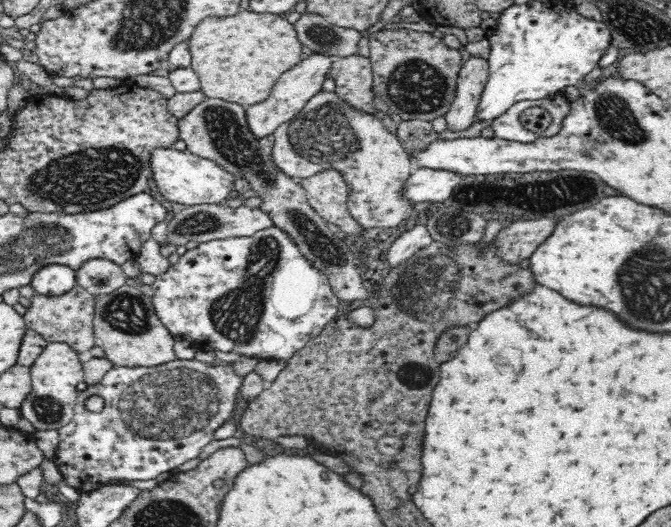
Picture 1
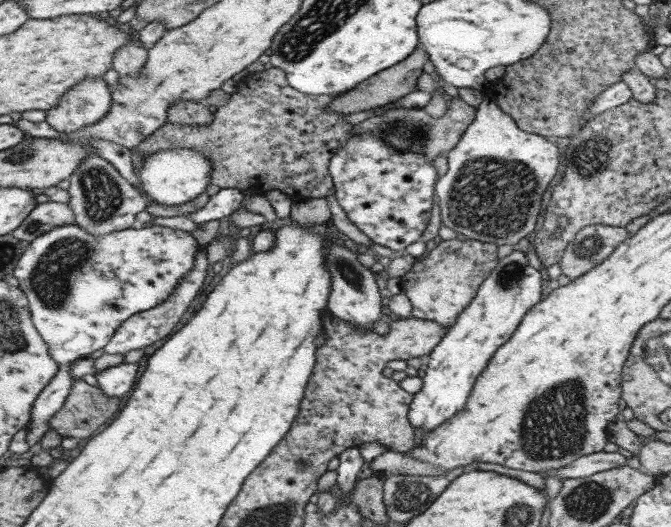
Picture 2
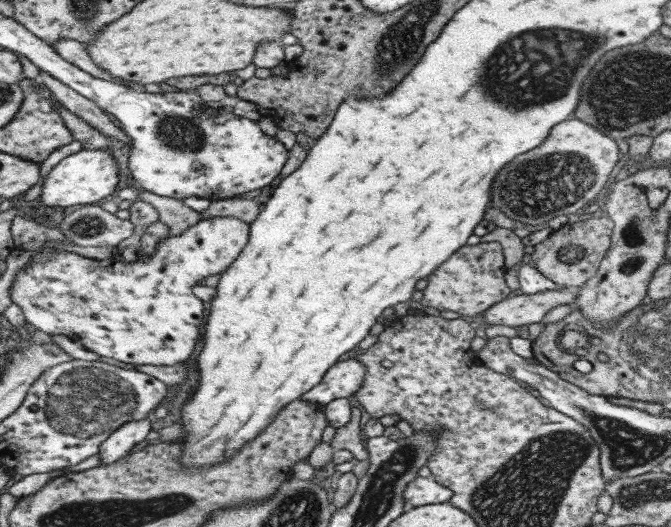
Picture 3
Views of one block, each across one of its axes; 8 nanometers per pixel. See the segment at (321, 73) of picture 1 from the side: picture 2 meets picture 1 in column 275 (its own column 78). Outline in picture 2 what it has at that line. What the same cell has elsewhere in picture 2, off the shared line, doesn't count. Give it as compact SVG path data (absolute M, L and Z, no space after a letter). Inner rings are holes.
M85 78L75 84L73 88L69 88L65 95L59 98L57 106L44 111L45 122L57 132L75 132L75 130L95 124L99 118L103 118L107 114L107 110L111 106L110 90L107 89L103 78Z

